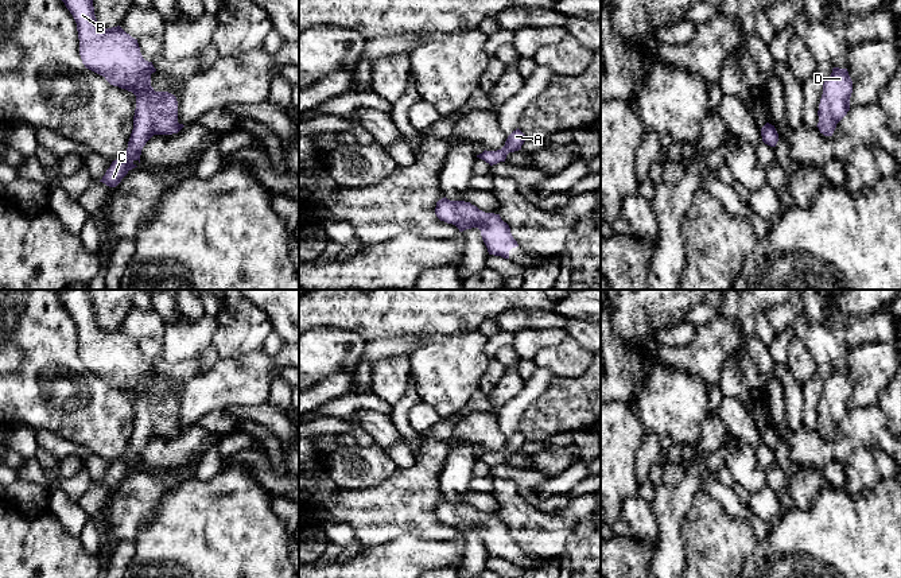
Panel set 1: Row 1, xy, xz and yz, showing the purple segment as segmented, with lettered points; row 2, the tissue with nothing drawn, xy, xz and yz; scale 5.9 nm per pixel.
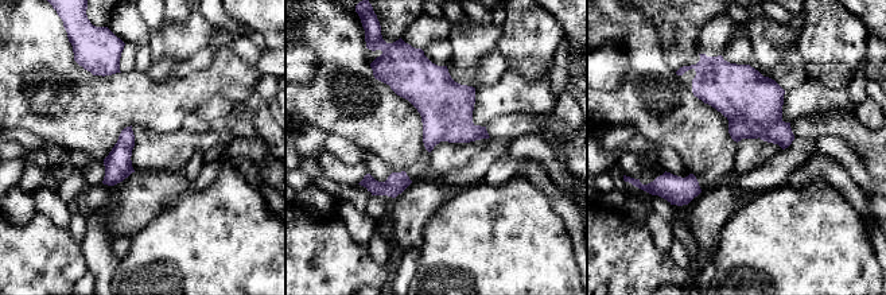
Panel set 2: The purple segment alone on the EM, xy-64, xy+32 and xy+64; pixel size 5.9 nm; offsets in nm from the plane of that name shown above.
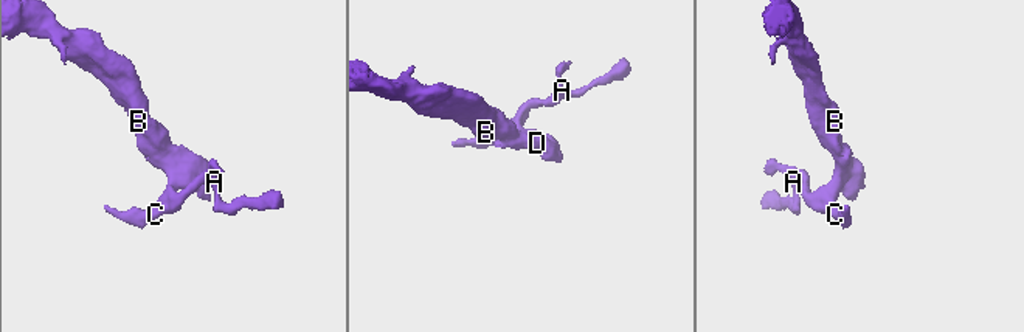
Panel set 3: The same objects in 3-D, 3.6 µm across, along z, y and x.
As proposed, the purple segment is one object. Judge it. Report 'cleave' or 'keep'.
keep

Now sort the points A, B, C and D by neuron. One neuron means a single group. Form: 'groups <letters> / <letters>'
groups A B C D

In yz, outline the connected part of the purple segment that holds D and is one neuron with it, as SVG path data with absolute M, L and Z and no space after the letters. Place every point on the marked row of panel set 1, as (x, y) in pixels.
M834 67L823 84L823 94L819 104L817 128L824 136L832 136L836 124L850 110L850 97L853 93L853 81L847 69Z

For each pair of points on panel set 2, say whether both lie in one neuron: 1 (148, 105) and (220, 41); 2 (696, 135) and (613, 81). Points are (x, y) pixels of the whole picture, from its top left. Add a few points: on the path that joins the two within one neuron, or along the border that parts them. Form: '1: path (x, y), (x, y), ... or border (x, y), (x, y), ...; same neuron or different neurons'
1: border (226, 47), (217, 51); different neurons
2: border (628, 68), (618, 88), (601, 89); different neurons

